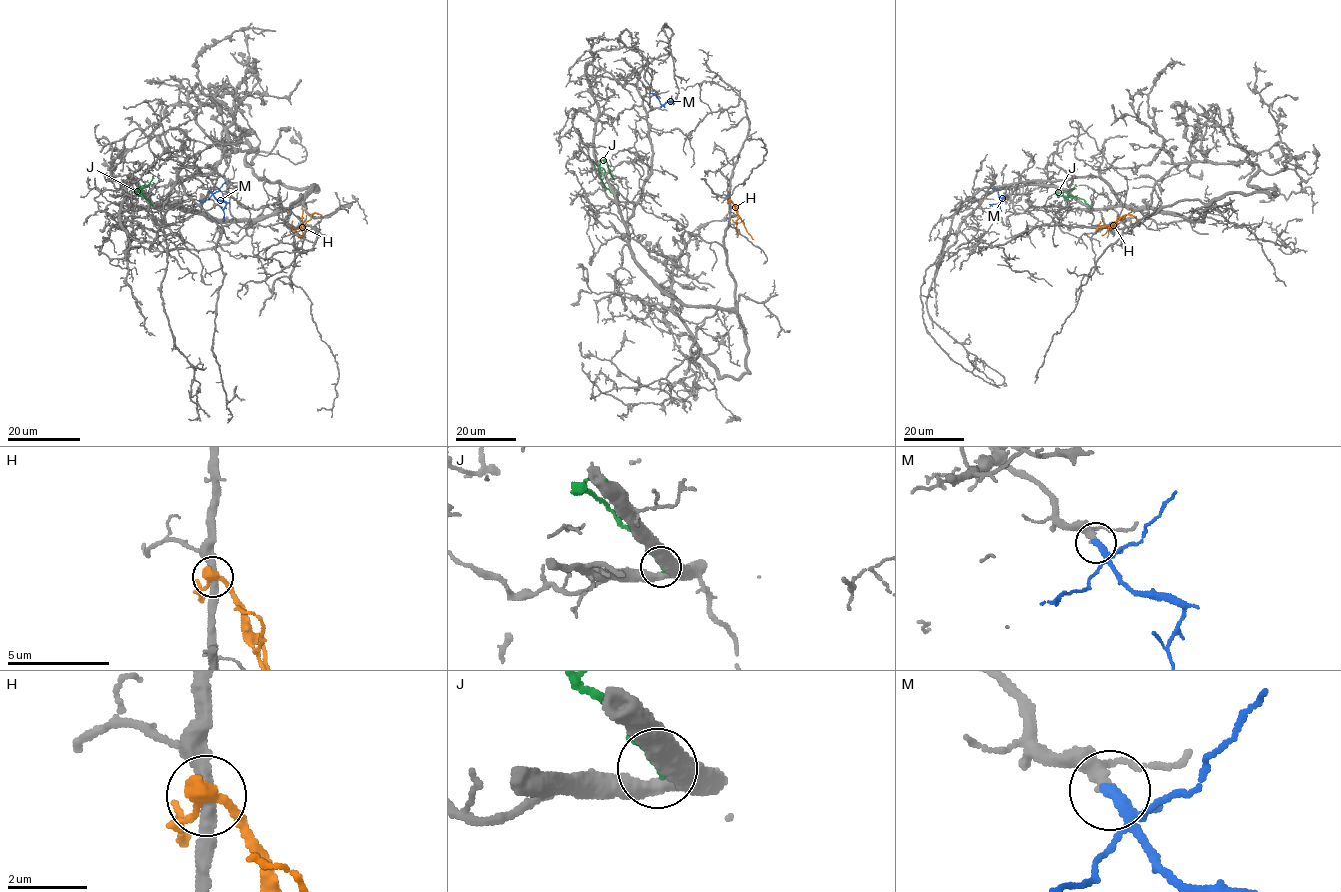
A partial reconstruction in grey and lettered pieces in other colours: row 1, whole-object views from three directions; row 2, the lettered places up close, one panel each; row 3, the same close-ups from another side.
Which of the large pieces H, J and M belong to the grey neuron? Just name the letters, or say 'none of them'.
M

